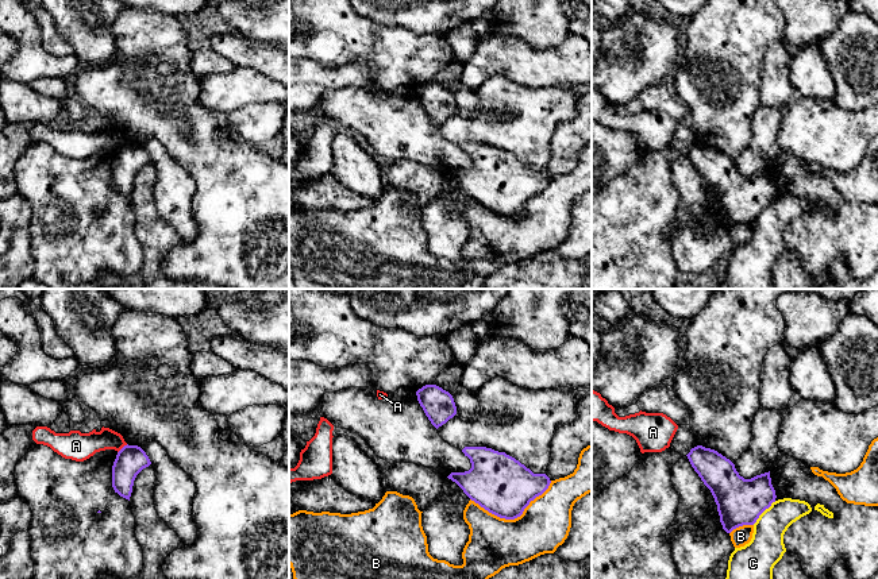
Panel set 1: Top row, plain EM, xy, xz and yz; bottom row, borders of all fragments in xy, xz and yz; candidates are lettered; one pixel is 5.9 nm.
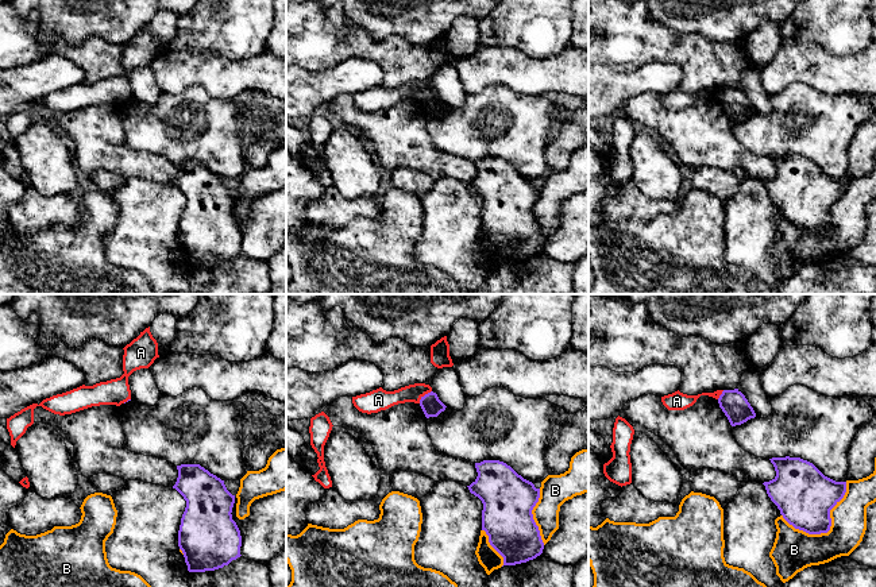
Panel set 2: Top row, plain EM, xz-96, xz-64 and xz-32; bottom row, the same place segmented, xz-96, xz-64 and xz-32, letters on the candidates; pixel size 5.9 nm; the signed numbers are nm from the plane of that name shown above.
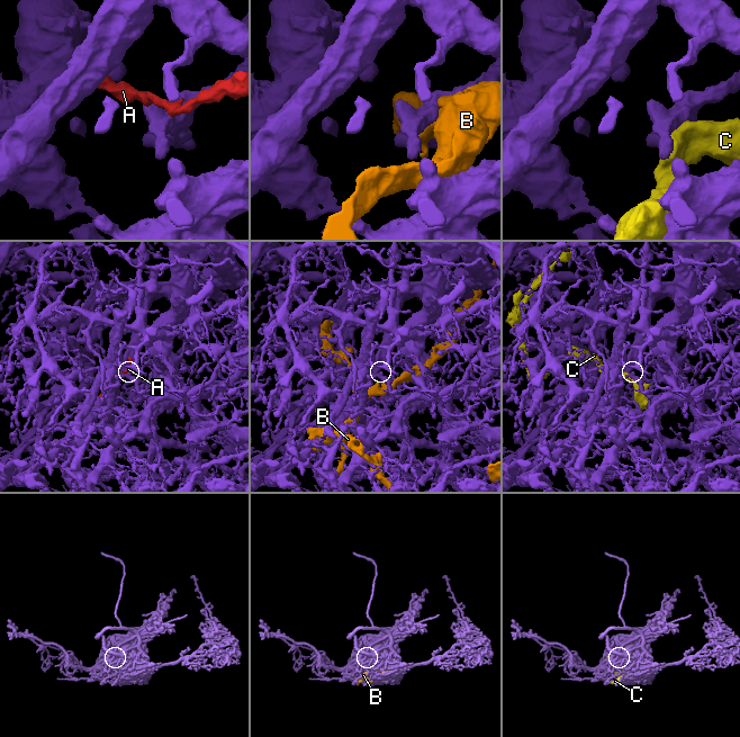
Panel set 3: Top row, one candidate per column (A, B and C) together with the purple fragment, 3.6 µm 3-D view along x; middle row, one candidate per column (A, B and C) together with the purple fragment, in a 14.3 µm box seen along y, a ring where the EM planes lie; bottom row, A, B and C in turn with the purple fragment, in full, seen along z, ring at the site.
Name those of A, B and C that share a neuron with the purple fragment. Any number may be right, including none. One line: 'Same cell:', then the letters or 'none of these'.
Same cell: none of these

